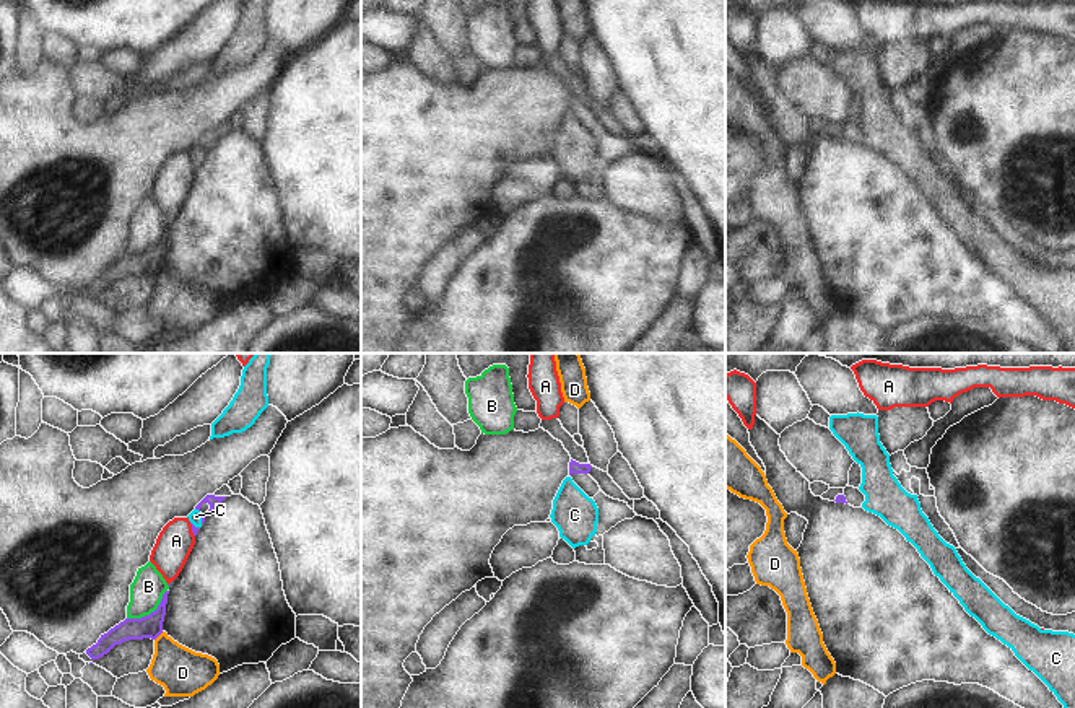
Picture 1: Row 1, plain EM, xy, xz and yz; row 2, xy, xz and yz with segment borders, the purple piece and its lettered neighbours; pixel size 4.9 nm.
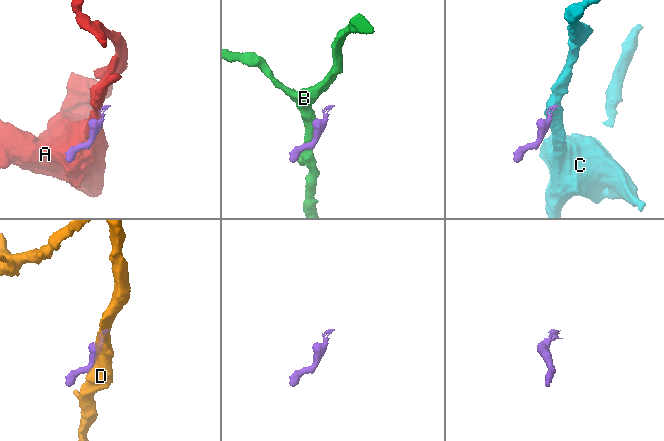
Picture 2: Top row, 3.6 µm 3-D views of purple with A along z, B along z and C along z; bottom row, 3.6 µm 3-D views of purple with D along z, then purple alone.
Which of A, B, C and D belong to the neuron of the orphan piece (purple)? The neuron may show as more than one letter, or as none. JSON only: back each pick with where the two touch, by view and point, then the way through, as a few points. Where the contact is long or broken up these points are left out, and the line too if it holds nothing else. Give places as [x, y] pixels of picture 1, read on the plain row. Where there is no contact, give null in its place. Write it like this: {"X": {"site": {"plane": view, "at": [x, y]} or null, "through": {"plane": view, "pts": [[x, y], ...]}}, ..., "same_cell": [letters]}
{"C": {"site": {"plane": "xy", "at": [202, 155]}, "through": {"plane": "xy", "pts": [[212, 135], [212, 144], [202, 155], [195, 152]]}}, "same_cell": ["C"]}

